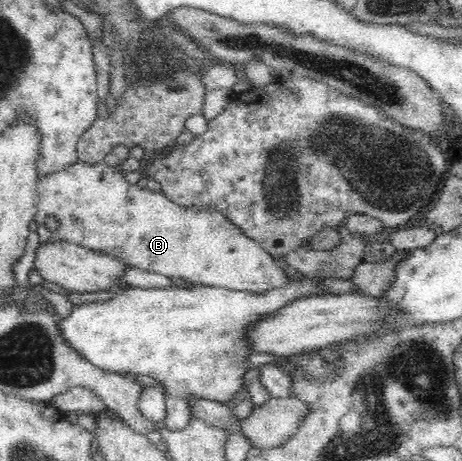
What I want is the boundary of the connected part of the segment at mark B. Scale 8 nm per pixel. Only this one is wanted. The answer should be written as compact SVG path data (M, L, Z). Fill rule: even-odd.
M78 159L61 171L44 175L37 185L37 194L39 203L34 221L38 227L39 245L45 245L47 241L65 241L115 256L128 266L139 267L143 271L161 273L169 278L181 277L194 286L226 287L235 291L263 293L285 287L289 277L294 275L265 251L258 241L247 237L233 222L227 220L219 209L177 205L162 192L153 192L143 184L131 184L104 161L89 164ZM47 217L58 220L56 231L46 227Z

